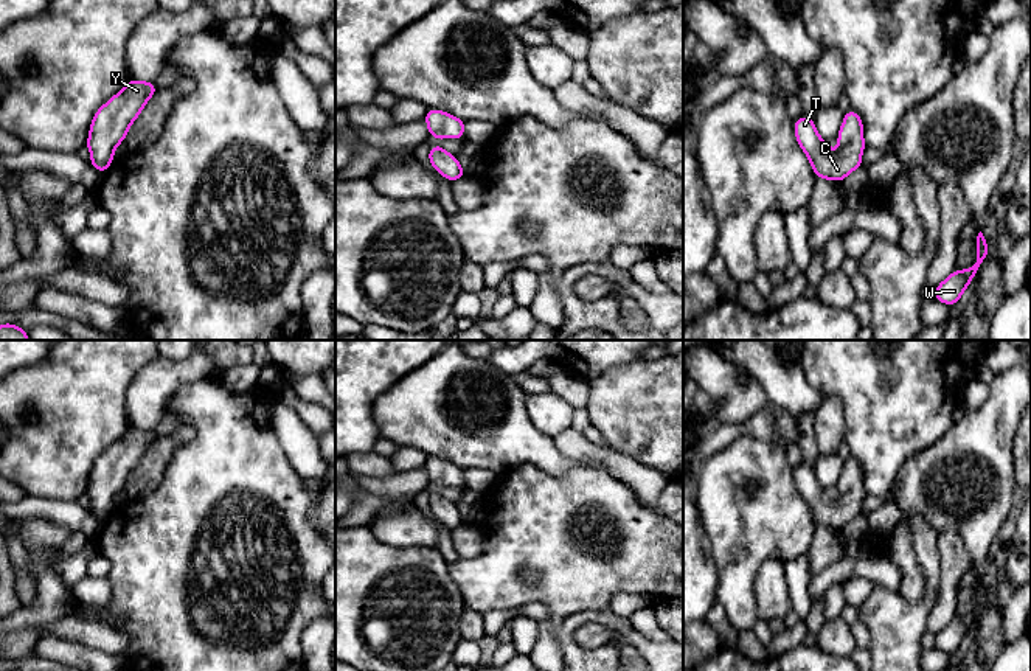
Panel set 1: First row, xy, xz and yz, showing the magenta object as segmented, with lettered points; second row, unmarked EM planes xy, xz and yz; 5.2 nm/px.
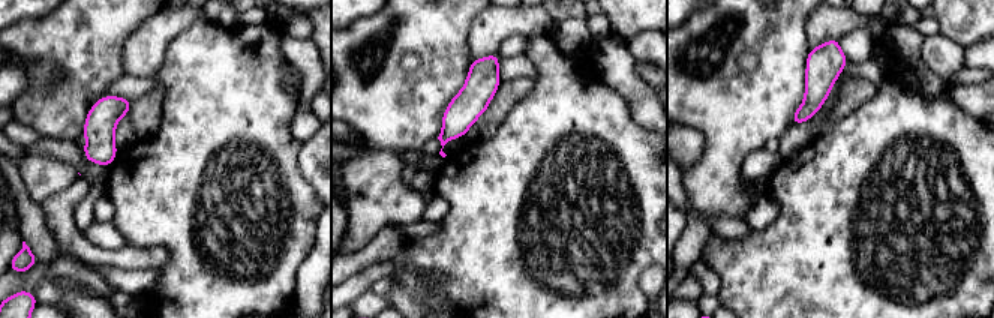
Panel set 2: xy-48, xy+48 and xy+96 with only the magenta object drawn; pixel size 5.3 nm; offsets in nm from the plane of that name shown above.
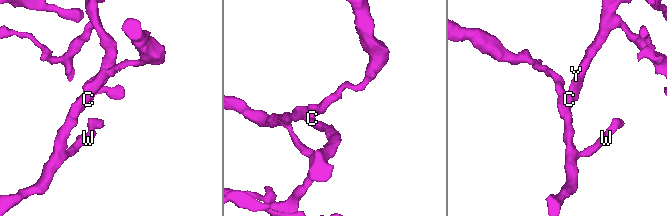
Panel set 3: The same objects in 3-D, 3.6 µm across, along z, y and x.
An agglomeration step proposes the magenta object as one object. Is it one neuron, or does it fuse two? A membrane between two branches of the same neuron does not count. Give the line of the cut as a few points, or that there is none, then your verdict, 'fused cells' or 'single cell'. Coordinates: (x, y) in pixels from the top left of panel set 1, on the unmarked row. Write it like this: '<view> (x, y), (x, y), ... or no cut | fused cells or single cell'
no cut | single cell

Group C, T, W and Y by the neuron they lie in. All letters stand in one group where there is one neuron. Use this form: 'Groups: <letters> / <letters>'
Groups: C T W Y

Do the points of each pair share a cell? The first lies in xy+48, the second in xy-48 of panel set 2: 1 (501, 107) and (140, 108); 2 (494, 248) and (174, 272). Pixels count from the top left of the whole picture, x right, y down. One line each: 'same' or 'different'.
1: same
2: same

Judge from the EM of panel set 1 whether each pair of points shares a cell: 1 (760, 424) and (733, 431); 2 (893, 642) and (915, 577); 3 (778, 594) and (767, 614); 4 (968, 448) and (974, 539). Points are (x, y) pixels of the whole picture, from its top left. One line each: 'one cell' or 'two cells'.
1: one cell
2: two cells
3: one cell
4: one cell

